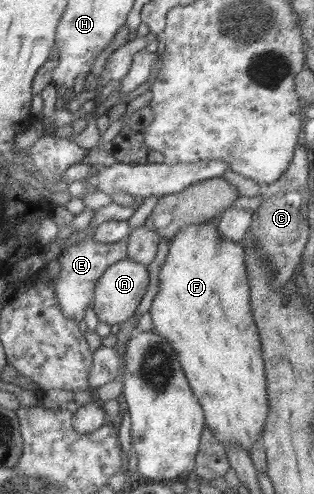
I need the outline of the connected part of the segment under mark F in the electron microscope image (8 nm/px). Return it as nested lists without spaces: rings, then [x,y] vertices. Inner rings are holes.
[[[209,221],[178,230],[170,245],[166,261],[160,266],[158,292],[149,310],[153,330],[160,337],[166,337],[177,353],[191,390],[203,407],[205,425],[212,434],[224,447],[234,444],[252,455],[252,447],[261,441],[264,431],[269,397],[261,339],[252,315],[244,246],[220,237],[216,224]]]

